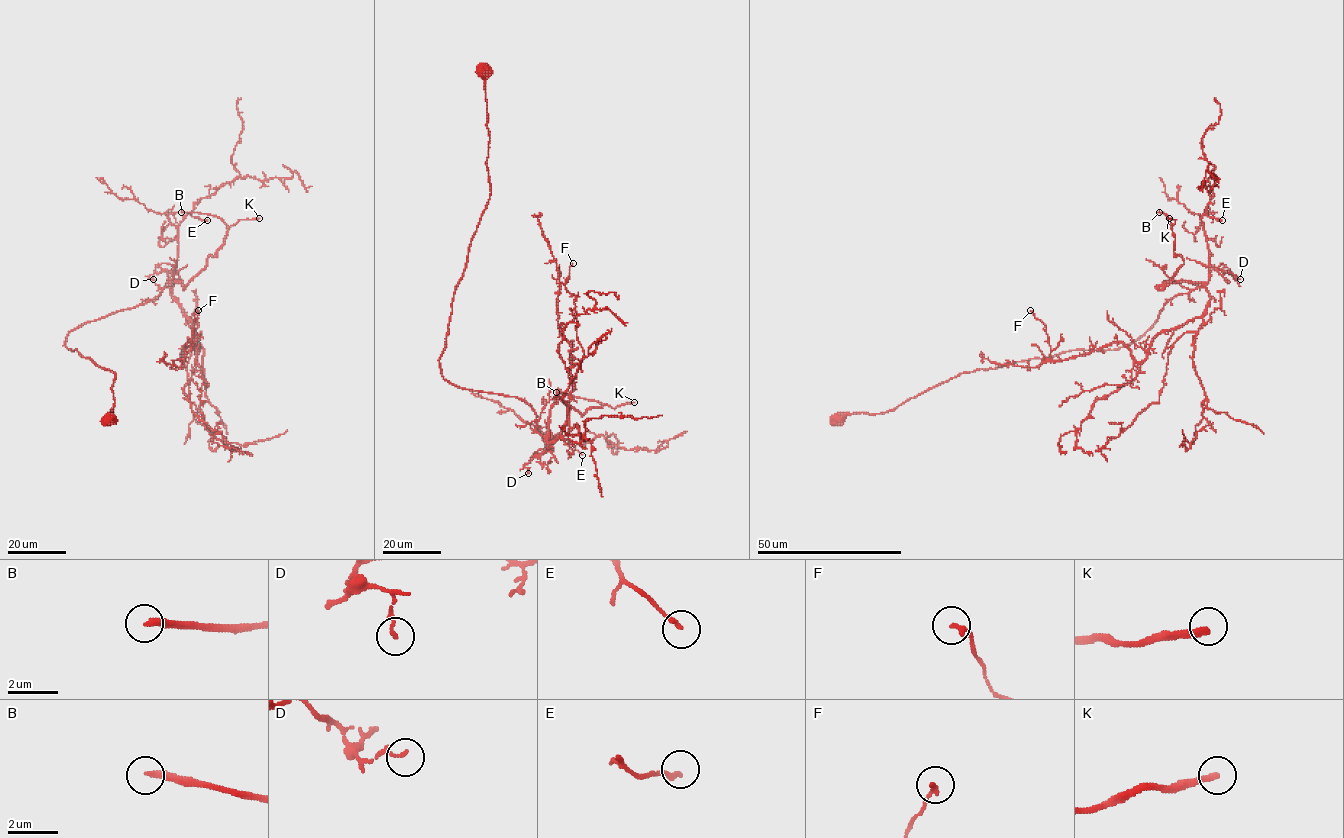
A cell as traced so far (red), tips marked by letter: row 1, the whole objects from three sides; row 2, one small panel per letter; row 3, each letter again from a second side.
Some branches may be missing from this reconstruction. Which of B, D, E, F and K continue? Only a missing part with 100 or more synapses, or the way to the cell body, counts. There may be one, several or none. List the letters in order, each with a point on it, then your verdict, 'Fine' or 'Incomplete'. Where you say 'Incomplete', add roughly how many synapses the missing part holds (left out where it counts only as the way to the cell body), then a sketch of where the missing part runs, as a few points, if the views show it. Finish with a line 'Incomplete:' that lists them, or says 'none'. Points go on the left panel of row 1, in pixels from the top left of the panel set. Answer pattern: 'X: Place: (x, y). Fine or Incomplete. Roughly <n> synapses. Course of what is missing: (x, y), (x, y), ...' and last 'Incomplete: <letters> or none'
B: Place: (181, 212). Incomplete. Roughly 350 synapses. Course of what is missing: (181, 212), (133, 199), (71, 147), (67, 114), (53, 102), (45, 76), (45, 25), (57, 5)
D: Place: (153, 279). Fine
E: Place: (207, 220). Fine
F: Place: (198, 310). Fine
K: Place: (259, 218). Incomplete. Roughly 350 synapses
Incomplete: B, K

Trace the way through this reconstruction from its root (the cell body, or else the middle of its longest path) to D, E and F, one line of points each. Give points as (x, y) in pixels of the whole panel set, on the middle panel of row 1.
D: (483, 69), (491, 194), (452, 297), (439, 367), (462, 388), (532, 408), (548, 447), (524, 465), (528, 473)
E: (483, 69), (491, 194), (452, 297), (441, 374), (462, 388), (521, 398), (547, 442), (560, 434), (582, 455)
F: (483, 69), (491, 194), (439, 367), (462, 388), (523, 400), (548, 442), (573, 388), (557, 313), (573, 263)

